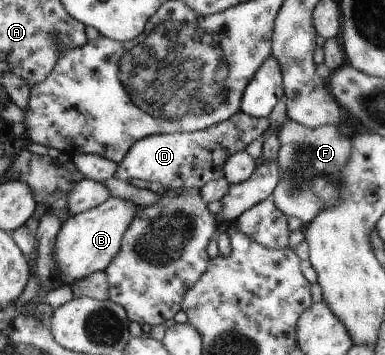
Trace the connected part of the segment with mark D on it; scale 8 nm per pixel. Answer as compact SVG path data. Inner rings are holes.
M239 111L234 117L227 118L217 125L204 130L177 132L177 134L153 134L141 138L131 146L130 151L119 162L117 176L119 180L128 181L133 178L151 182L159 182L166 189L202 188L207 182L223 178L226 163L236 153L245 151L253 140L259 139L270 126L267 117L253 118Z

